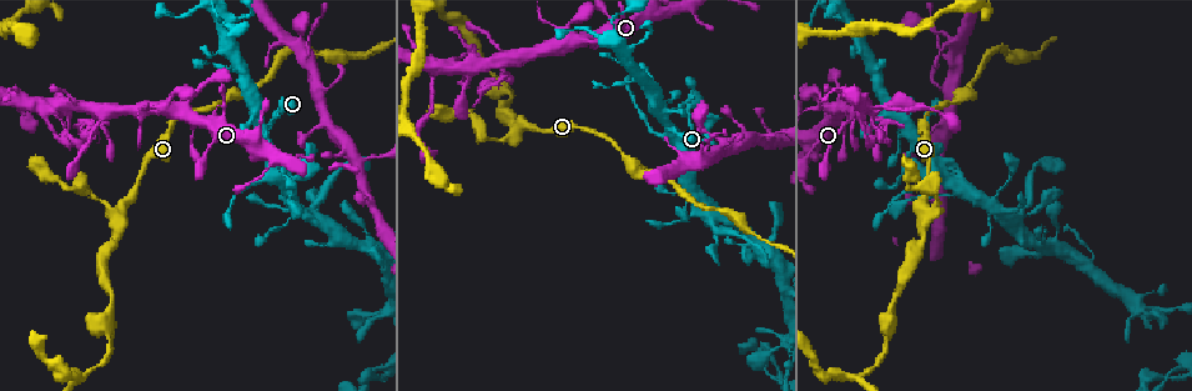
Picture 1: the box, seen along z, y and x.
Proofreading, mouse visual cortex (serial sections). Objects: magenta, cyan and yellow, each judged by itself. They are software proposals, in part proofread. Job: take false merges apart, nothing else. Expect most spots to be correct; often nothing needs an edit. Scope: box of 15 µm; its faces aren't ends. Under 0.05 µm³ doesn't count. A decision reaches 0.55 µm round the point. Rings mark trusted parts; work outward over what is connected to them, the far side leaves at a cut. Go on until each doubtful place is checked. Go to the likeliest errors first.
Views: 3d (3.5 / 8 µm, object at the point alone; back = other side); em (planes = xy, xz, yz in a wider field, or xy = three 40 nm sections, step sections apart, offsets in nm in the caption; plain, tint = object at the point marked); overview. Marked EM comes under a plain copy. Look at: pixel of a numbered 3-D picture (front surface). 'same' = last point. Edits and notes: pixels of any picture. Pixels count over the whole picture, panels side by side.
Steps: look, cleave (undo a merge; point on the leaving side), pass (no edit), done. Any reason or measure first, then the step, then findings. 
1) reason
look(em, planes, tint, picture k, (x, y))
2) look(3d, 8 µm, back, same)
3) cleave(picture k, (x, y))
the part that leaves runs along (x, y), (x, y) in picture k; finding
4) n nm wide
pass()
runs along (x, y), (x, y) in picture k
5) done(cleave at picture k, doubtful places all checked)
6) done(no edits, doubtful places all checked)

four arms meet
look(3d, 3.5 µm, picture 1, (665, 125))

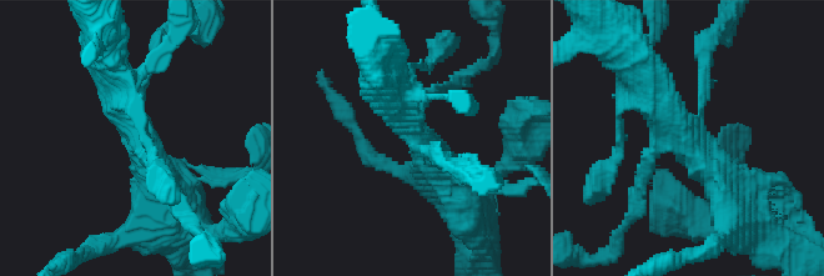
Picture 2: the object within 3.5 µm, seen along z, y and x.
arms of 150, 150, 450, 500 nm
pass()
runs along (703, 53), (703, 114), (689, 140), (728, 199) in picture 2; all the same cell

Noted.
sudden change in width
look(3d, 3.5 µm, picture 1, (935, 204))

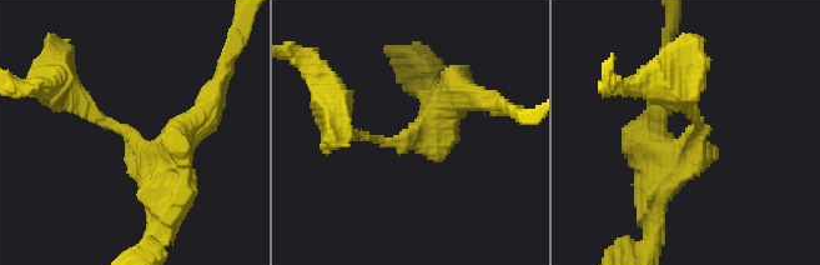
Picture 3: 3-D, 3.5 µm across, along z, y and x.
arms of 150, 450 nm; now the EM
look(em, xy, step 3, tint, picture 3, (691, 130))

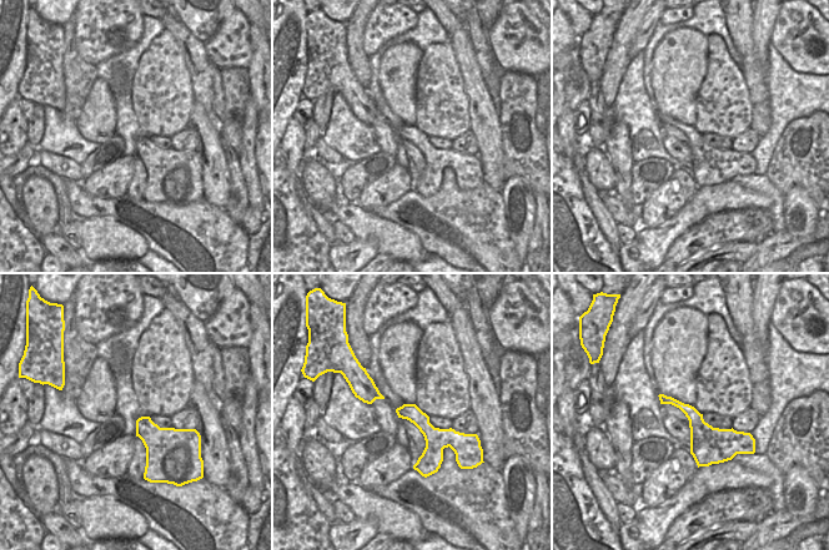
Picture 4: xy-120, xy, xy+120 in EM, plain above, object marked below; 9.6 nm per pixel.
pass()
runs along (172, 144), (150, 155), (54, 86) in picture 3; one cell here

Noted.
calibre changes
look(3d, 3.5 µm, picture 1, (250, 188))

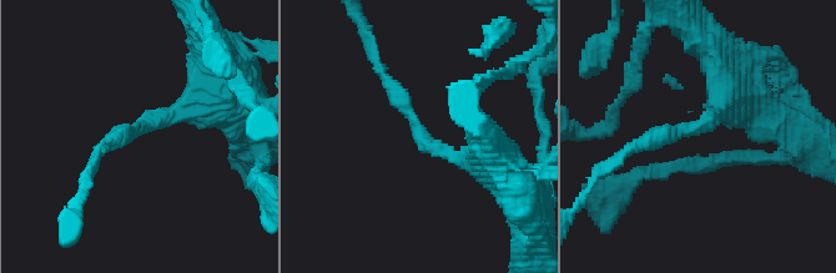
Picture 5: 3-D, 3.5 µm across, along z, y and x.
arms of 150, 250 nm
look(em, xy, step 3, tint, picture 5, (137, 129))

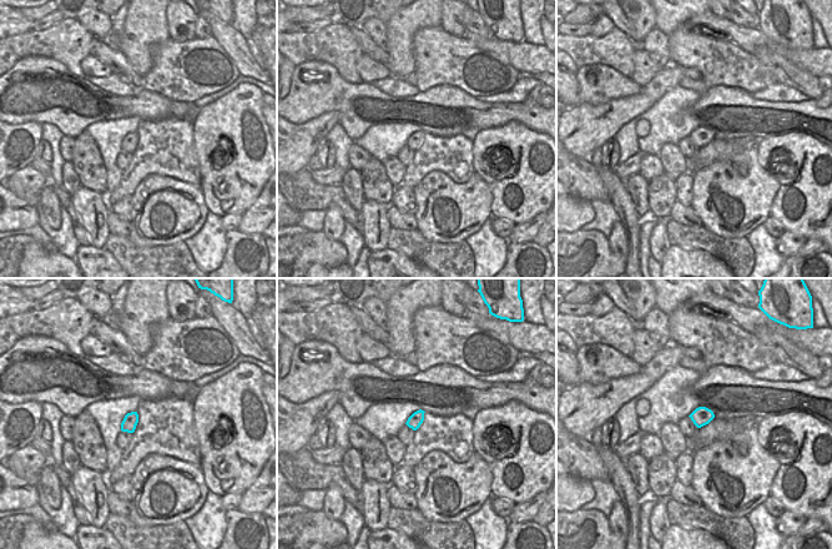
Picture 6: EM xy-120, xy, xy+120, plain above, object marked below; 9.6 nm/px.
look(em, xy, step 1, tint, same)

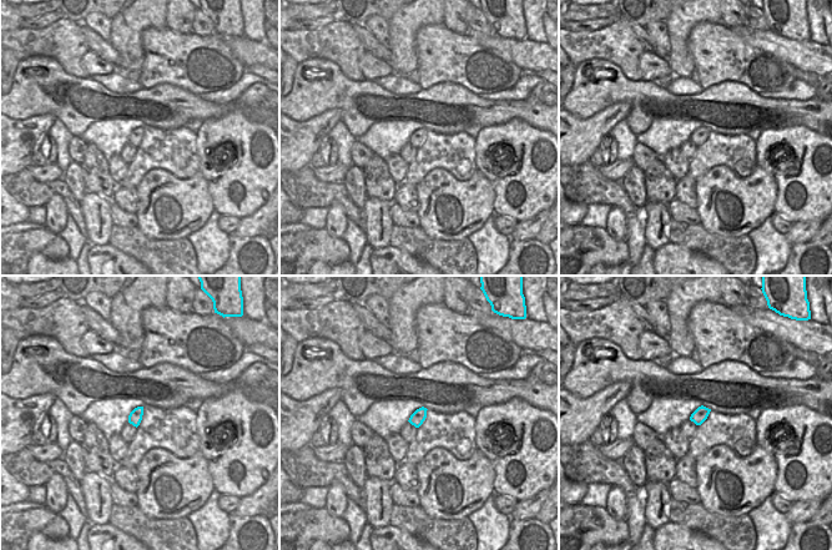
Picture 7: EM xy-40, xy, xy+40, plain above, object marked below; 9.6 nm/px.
pass()
runs along (472, 161), (422, 138), (376, 59) in picture 5; continuous, no second cell

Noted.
done(no edits, doubtful places all checked)

